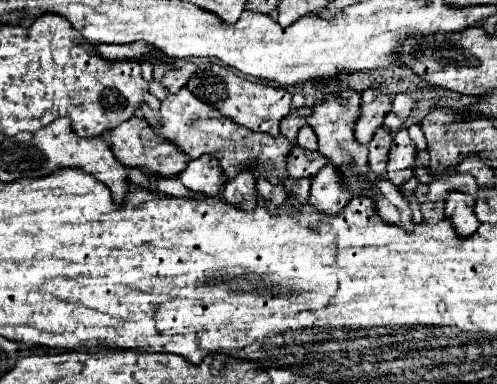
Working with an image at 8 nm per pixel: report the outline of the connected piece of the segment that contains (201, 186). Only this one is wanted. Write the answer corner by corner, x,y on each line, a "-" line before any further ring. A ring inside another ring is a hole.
207,154
197,158
197,160
191,160
189,166
179,174
179,180
189,190
205,194
205,196
221,194
223,184
227,182
217,160
213,156
207,156

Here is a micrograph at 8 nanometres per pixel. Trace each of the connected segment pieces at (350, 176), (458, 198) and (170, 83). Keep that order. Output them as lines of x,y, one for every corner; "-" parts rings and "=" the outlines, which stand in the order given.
347,90
341,96
327,98
321,104
313,108
313,114
307,118
307,124
315,130
319,138
319,152
329,158
329,162
341,172
343,182
347,182
347,188
353,192
353,196
363,196
363,180
369,174
367,168
367,146
359,144
355,140
355,116
359,116
359,92
=
451,192
445,202
445,216
451,220
457,236
467,238
479,228
479,220
475,216
475,198
463,192
=
195,62
183,64
183,68
175,68
171,64
159,64
155,66
155,80
159,80
171,94
179,92
179,88
187,86
187,80
197,72

